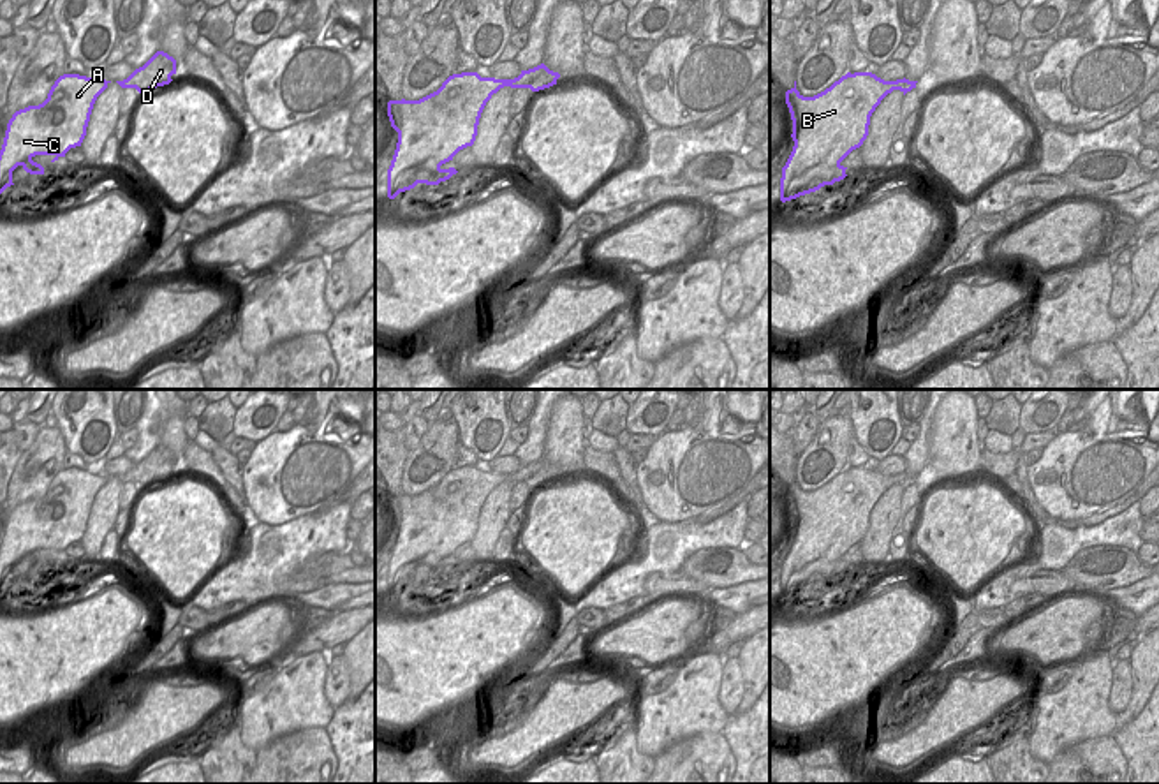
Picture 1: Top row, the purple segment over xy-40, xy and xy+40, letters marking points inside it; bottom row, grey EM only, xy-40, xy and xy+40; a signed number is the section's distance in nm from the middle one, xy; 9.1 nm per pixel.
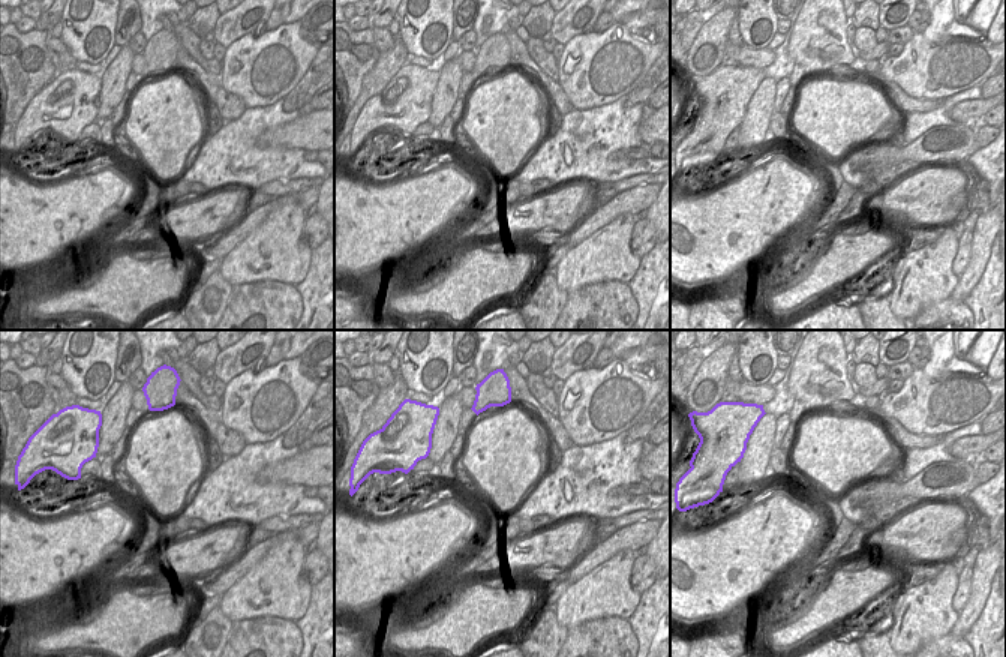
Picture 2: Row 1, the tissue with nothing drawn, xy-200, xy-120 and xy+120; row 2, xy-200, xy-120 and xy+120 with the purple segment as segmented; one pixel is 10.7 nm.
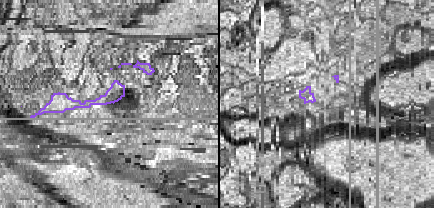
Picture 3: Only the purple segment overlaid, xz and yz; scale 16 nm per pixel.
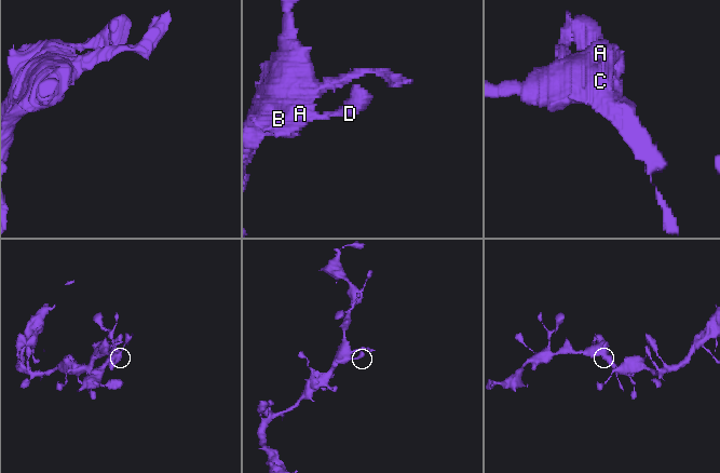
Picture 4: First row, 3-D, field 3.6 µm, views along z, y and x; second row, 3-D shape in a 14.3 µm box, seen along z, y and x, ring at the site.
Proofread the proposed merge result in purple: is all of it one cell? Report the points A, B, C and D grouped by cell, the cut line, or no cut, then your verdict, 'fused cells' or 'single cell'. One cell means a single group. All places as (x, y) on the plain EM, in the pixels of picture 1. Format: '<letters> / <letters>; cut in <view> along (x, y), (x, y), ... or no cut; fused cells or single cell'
A B C / D; cut in xy along (508, 474), (511, 480); fused cells

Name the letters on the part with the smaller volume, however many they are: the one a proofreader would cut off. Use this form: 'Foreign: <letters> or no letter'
Foreign: D

